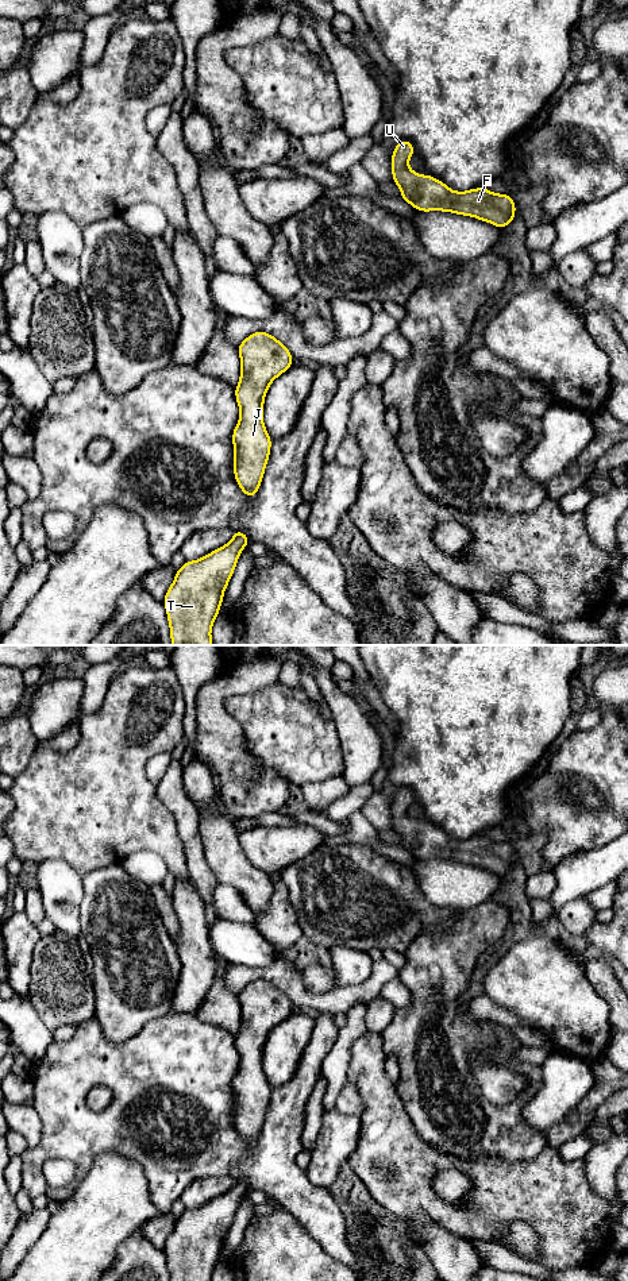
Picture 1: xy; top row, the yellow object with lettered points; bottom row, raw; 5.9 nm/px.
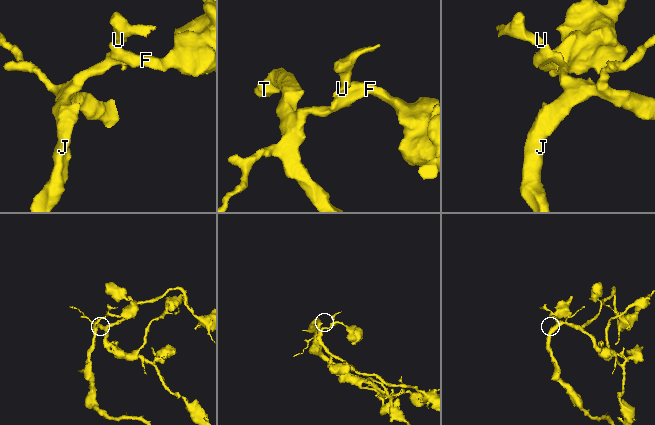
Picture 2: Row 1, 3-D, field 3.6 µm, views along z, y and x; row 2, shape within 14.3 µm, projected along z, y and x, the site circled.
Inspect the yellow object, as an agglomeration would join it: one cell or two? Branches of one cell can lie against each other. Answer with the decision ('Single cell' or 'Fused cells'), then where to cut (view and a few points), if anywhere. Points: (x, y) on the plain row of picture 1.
Single cell. No split

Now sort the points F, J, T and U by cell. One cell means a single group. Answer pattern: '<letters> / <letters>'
F J T U

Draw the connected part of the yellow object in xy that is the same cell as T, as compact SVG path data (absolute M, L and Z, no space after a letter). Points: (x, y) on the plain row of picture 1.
M234 1178L230 1191L177 1218L163 1247L170 1281L211 1281L239 1203L248 1192L244 1180Z

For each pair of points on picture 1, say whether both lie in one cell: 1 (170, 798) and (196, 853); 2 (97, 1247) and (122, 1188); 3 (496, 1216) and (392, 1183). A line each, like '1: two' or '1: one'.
1: one
2: one
3: one

